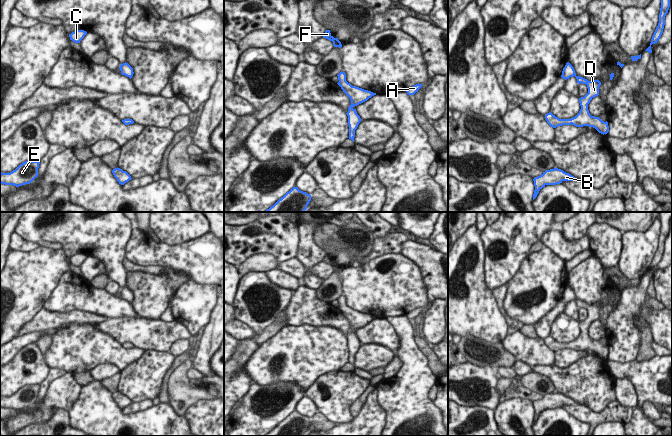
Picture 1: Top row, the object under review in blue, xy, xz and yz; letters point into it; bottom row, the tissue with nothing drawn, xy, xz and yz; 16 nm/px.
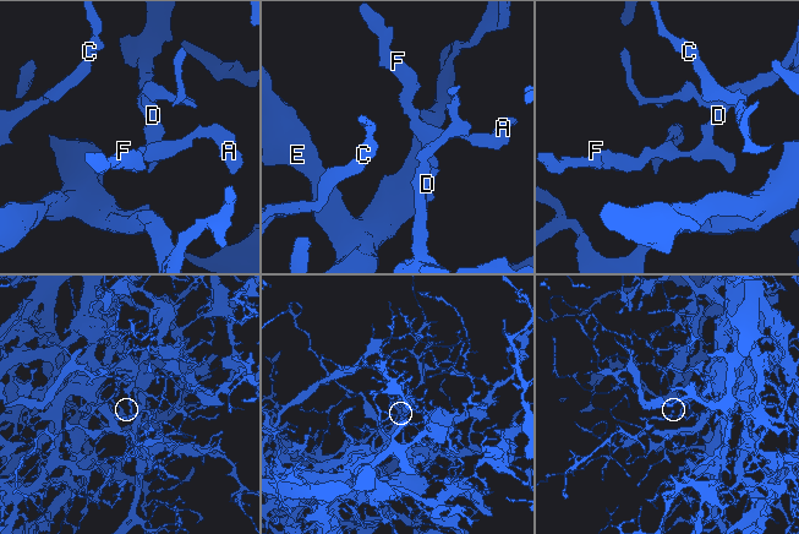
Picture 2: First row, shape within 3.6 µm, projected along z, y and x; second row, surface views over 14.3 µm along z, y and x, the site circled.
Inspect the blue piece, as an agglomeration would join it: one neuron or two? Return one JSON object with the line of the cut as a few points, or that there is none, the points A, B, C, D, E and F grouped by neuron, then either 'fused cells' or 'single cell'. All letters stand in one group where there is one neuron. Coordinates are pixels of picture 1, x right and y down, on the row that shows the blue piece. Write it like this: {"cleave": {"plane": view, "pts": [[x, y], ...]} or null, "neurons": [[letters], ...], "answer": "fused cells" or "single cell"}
{"cleave": null, "neurons": [["A", "B", "C", "D", "E", "F"]], "answer": "single cell"}

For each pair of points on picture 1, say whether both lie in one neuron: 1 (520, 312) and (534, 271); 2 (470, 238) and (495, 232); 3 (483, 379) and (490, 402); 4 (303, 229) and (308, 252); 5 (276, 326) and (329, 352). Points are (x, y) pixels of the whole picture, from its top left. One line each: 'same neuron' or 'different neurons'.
1: same neuron
2: different neurons
3: same neuron
4: same neuron
5: different neurons

